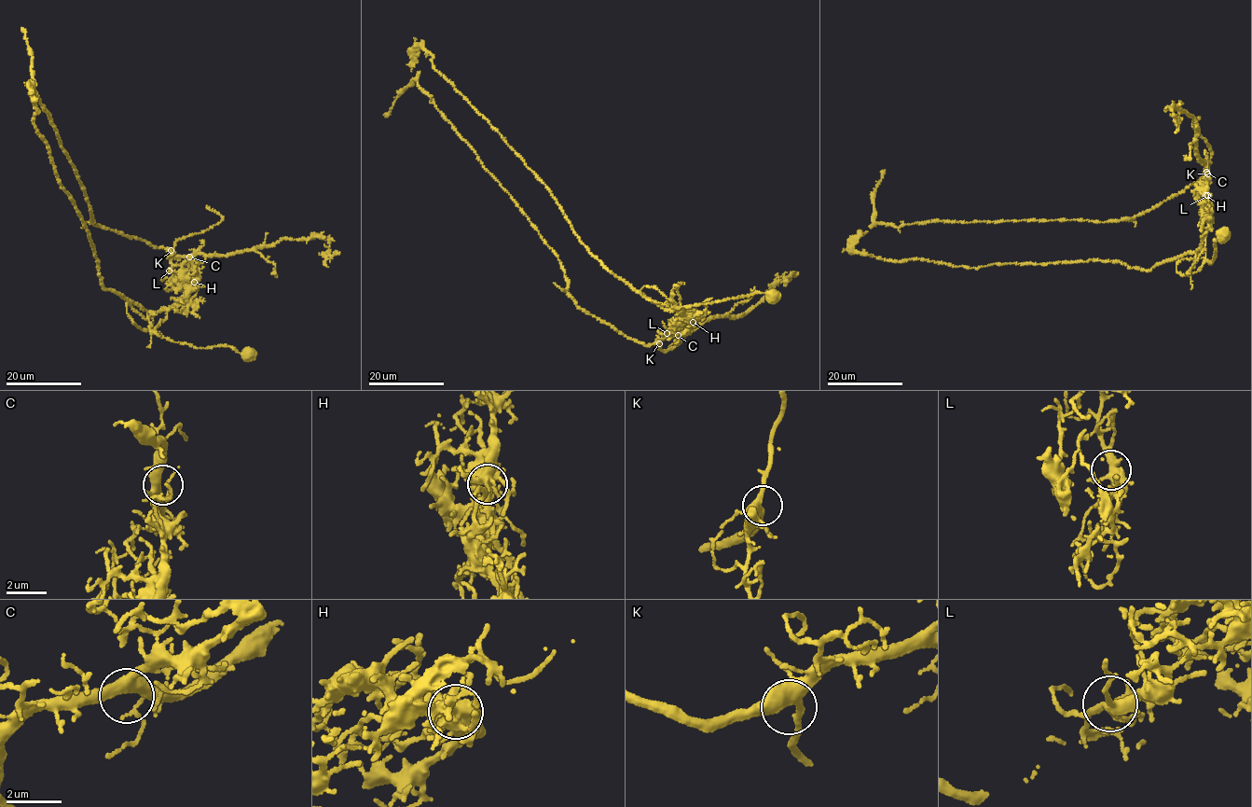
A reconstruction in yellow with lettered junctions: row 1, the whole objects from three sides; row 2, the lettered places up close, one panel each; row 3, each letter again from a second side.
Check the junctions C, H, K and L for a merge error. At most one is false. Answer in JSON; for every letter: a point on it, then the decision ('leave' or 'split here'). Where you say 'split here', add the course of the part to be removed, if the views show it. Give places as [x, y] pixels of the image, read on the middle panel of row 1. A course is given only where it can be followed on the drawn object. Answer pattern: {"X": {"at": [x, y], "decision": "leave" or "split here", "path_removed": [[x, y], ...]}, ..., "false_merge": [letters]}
{"C": {"at": [678, 335], "decision": "leave"}, "H": {"at": [693, 322], "decision": "split here", "path_removed": [[692, 321], [690, 327], [641, 344], [578, 308], [556, 253], [418, 81], [414, 78], [384, 115]]}, "K": {"at": [659, 343], "decision": "leave"}, "L": {"at": [667, 333], "decision": "leave"}, "false_merge": ["H"]}

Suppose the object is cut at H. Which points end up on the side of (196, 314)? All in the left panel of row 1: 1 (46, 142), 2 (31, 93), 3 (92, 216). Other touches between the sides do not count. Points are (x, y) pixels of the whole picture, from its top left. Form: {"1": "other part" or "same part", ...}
{"1": "same part", "2": "same part", "3": "other part"}

